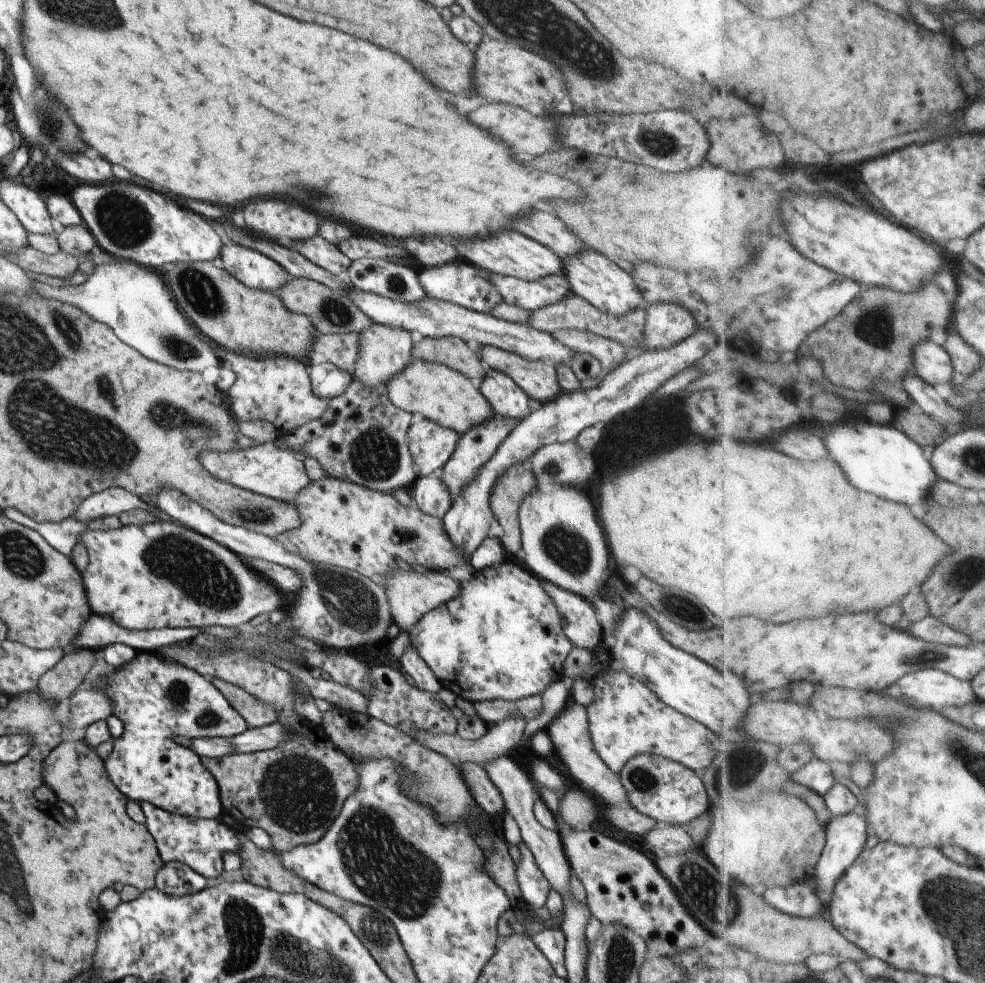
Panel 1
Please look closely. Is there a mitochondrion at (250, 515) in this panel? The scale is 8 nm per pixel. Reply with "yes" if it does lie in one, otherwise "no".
yes

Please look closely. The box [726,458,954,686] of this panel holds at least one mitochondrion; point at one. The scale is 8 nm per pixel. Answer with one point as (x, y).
(919, 657)

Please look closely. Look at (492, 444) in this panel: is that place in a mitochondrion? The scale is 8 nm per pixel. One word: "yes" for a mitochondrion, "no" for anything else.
no

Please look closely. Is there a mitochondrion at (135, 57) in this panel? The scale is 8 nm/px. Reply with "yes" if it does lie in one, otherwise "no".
no

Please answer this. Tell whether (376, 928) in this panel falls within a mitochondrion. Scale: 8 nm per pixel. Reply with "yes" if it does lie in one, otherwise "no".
yes

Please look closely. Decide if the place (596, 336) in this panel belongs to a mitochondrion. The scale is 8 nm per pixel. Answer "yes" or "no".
no

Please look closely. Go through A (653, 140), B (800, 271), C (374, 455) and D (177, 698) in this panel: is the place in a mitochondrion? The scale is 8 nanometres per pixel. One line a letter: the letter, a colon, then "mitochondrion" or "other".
A: mitochondrion
B: other
C: mitochondrion
D: mitochondrion

